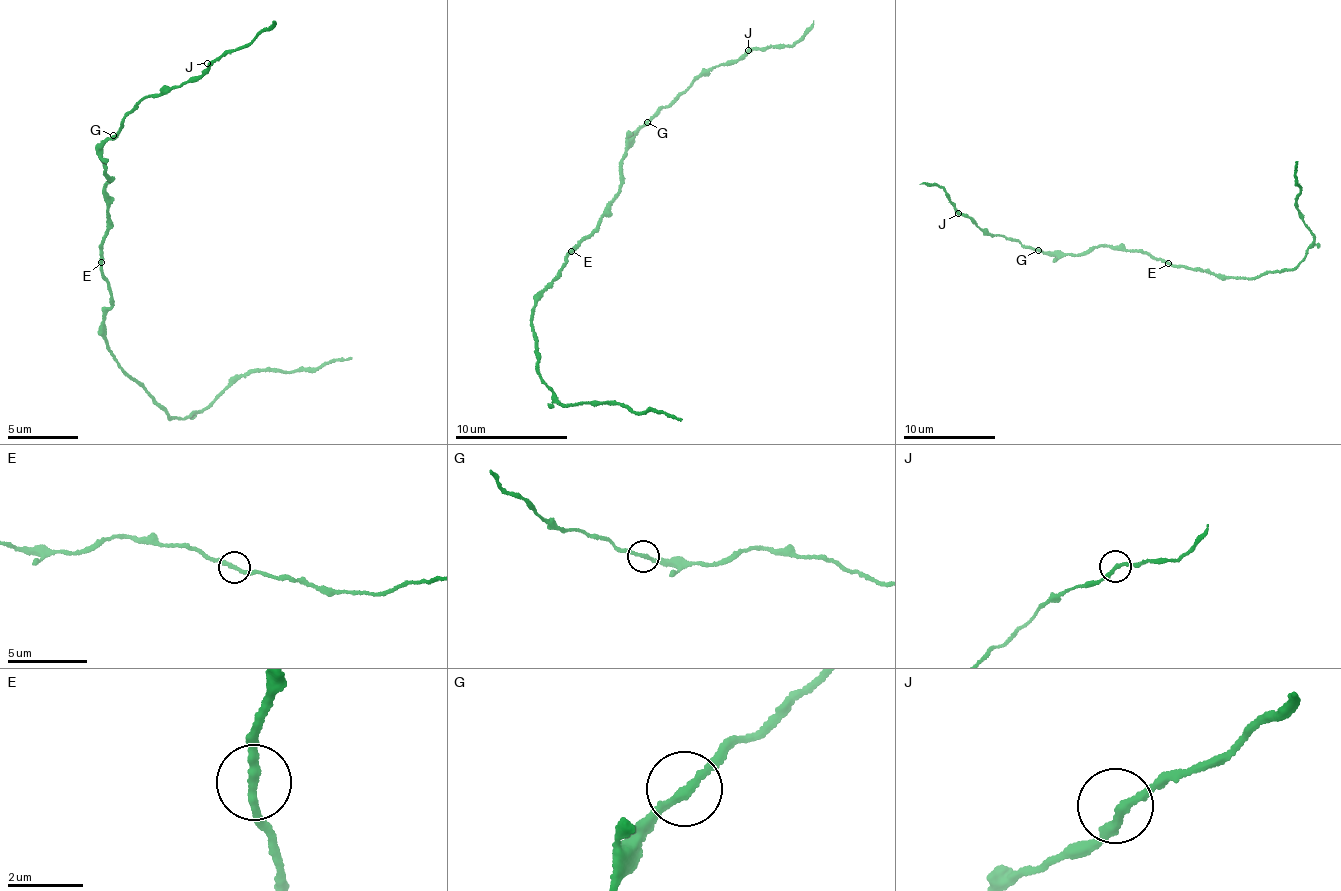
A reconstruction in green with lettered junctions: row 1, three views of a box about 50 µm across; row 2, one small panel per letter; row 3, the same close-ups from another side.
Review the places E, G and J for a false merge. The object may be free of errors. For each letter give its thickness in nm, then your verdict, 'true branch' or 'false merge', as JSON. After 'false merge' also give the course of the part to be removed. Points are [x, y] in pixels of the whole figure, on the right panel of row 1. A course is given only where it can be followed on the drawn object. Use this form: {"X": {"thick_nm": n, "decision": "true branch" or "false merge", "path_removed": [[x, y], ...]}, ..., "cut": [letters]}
{"E": {"thick_nm": 200, "decision": "false merge", "path_removed": [[1168, 264], [1195, 267], [1234, 279], [1296, 268], [1314, 239], [1297, 209], [1300, 187], [1294, 180], [1297, 161]]}, "G": {"thick_nm": 200, "decision": "true branch"}, "J": {"thick_nm": 240, "decision": "true branch"}, "cut": ["E"]}

